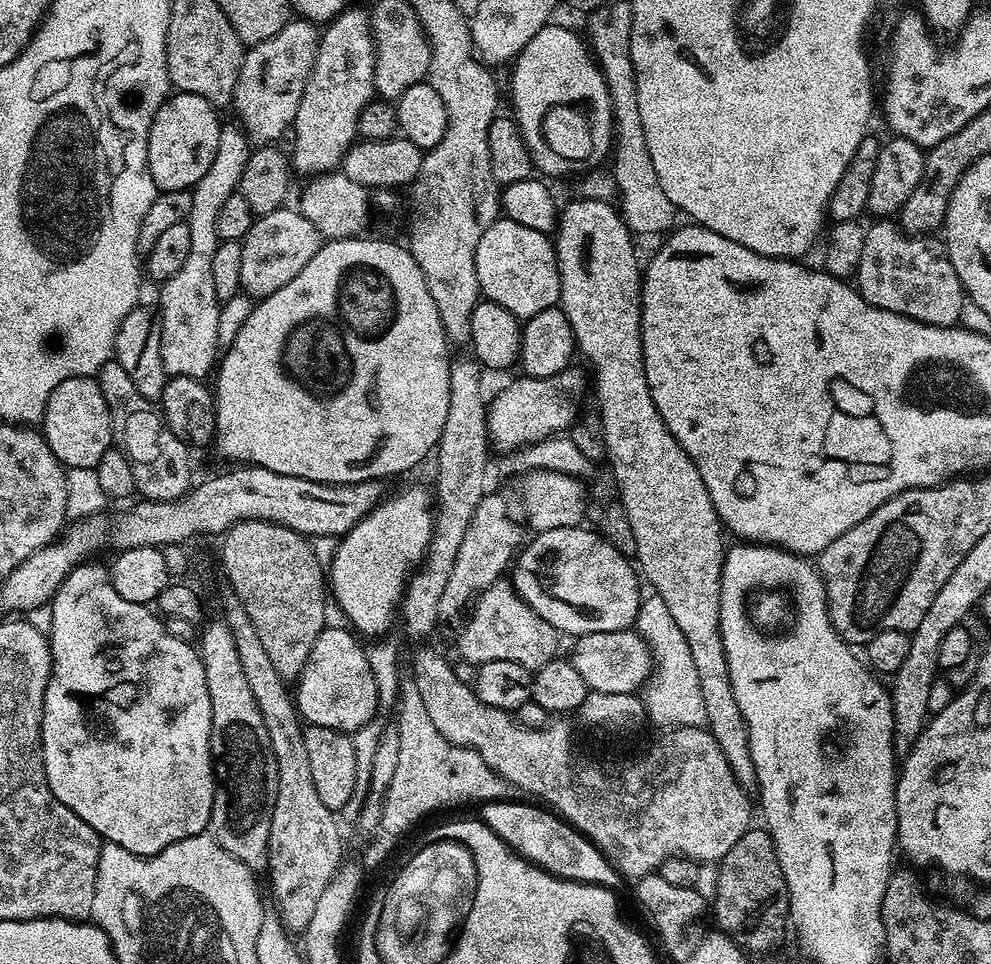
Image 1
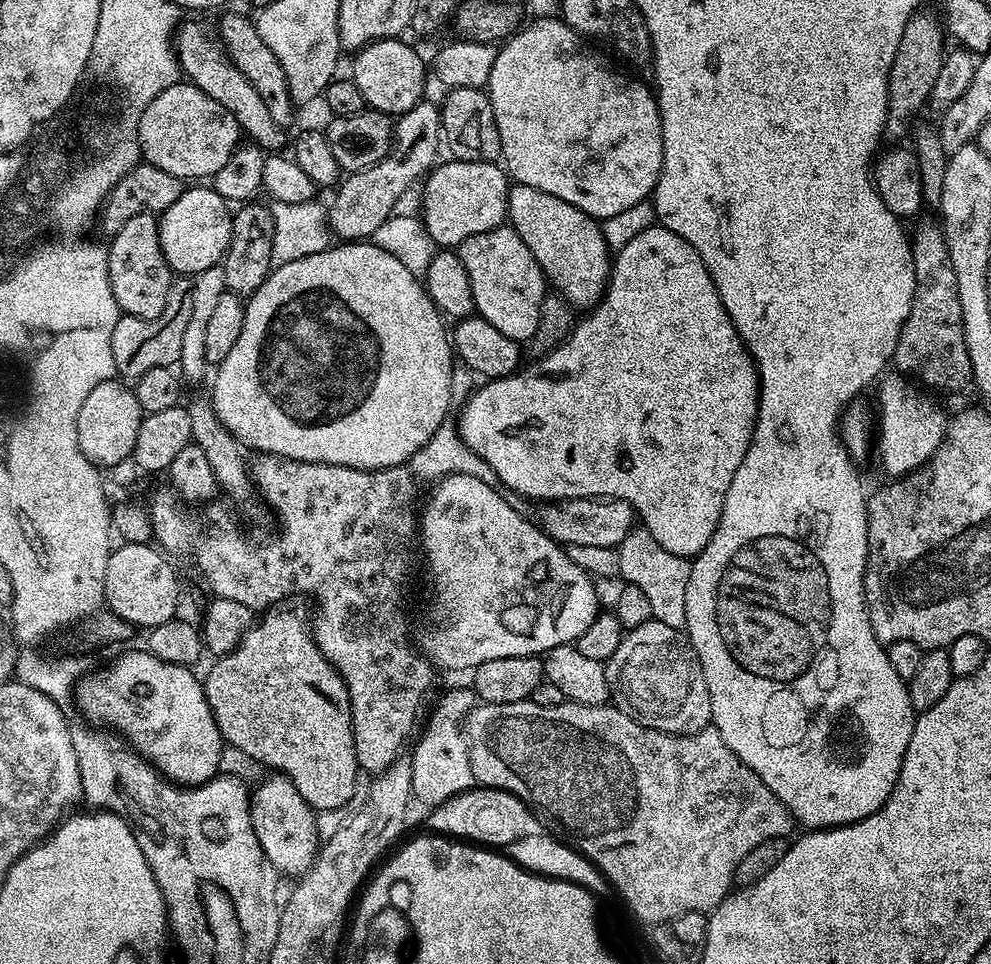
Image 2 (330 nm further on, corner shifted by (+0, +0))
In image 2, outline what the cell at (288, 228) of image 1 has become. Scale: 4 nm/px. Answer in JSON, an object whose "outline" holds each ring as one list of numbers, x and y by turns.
{"outline":[[425,98,398,117,392,130,392,148,374,166,349,172,339,181,336,197,326,208,328,226,333,237,344,242,364,242,397,211,396,203,427,177,441,159,441,109]]}

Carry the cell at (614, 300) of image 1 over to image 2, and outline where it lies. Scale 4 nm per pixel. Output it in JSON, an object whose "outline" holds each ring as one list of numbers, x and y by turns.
{"outline":[[513,183,508,190,507,223,530,246,530,254,544,272,544,279,552,284,573,309,591,309,605,294,614,263,601,221,578,210,554,194,534,190,534,186]]}

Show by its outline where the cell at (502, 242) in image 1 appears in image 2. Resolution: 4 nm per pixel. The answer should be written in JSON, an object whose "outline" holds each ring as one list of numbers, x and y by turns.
{"outline":[[501,226,466,238,458,251,462,266,466,266,466,274,470,274,470,290,474,290,479,316,490,322,494,330,502,330,506,338,531,341,534,330,538,330,546,281,534,254,530,254,530,246,526,246,510,226]]}

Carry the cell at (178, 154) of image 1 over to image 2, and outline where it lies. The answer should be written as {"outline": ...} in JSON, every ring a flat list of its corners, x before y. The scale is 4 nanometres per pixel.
{"outline":[[181,82,162,90,154,102,150,102,140,113,138,125,138,139,140,141,140,154,147,163,158,166,158,170,166,170,166,174,174,174,179,180,185,182,200,182,205,178,216,175,234,154,234,150,241,143,242,133,234,114,226,110,219,102,214,102,210,94,202,94,198,86]]}

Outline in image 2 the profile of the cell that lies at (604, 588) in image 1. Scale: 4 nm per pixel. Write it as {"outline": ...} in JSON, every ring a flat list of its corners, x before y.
{"outline":[[450,473,435,485,428,505,422,508,422,556,428,559,428,572,432,575,432,609,428,612,428,625,424,633,418,636,418,644,425,656,432,661,437,669,449,668,452,672,475,670,482,662,490,662,494,658,518,658,519,656,540,656,547,654,552,648,563,644,571,644,596,621,602,605,596,597,593,577,584,572,582,566,572,562,565,549,557,544,539,523,527,520,510,501,499,496,497,489,481,478,471,477,470,474]]}

